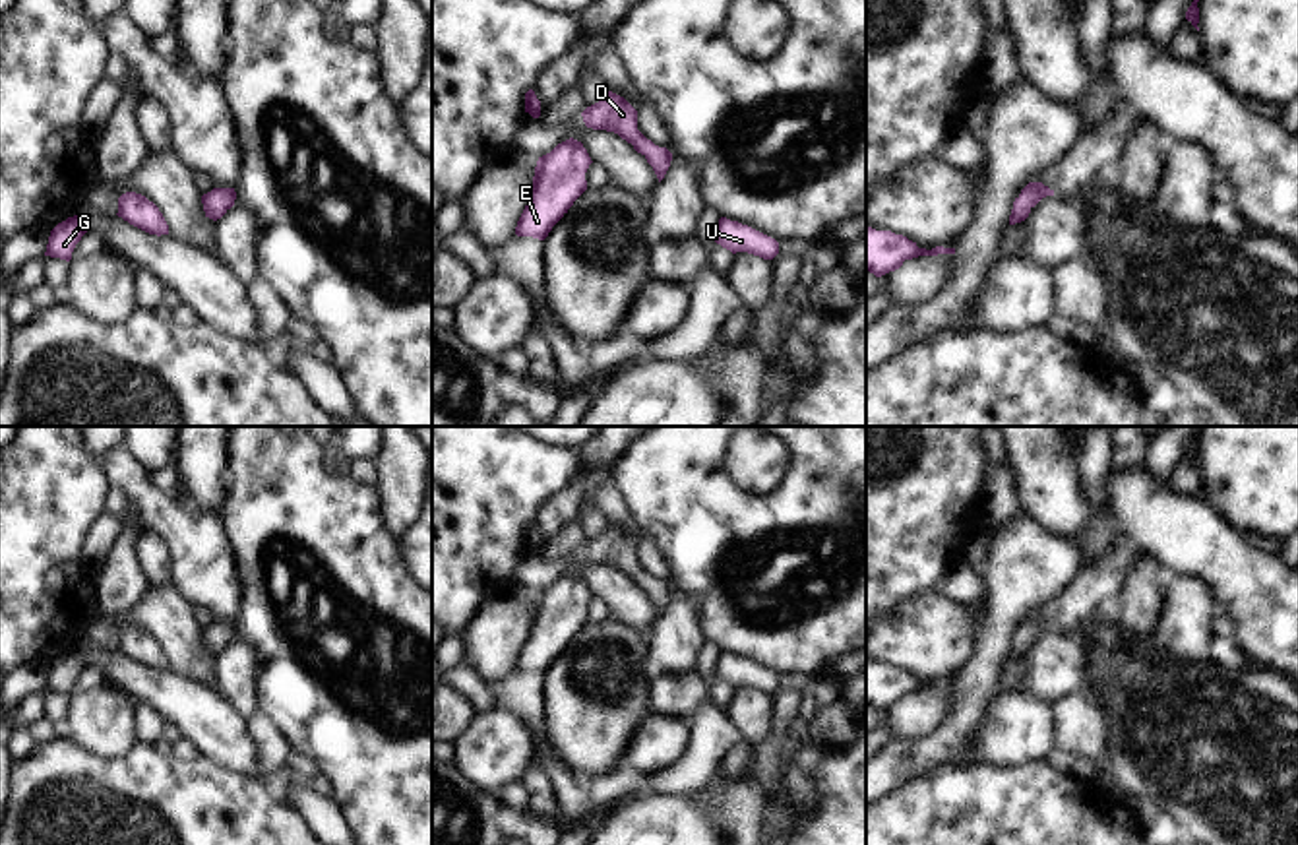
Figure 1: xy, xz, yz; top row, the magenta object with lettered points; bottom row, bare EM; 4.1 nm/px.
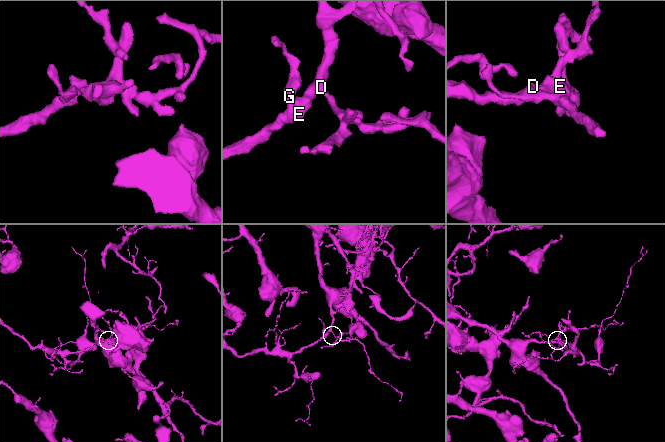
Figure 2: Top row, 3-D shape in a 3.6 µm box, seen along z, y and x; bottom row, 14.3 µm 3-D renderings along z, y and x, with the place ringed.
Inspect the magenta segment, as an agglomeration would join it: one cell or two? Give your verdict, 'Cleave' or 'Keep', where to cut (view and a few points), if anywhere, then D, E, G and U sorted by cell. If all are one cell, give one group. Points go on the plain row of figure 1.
Keep. No split. Groups: D E G U

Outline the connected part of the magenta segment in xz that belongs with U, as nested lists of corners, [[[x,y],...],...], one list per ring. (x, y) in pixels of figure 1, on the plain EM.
[[[726,651],[719,653],[715,676],[732,688],[748,686],[763,694],[773,694],[779,688],[779,676],[775,673]]]

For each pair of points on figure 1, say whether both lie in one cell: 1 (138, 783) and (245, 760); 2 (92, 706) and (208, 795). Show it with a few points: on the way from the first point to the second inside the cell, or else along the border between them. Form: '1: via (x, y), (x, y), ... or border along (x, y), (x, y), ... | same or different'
1: border along (200, 756), (229, 770), (256, 776), (262, 782) | different
2: border along (136, 741), (119, 758), (103, 760), (92, 752) | different

